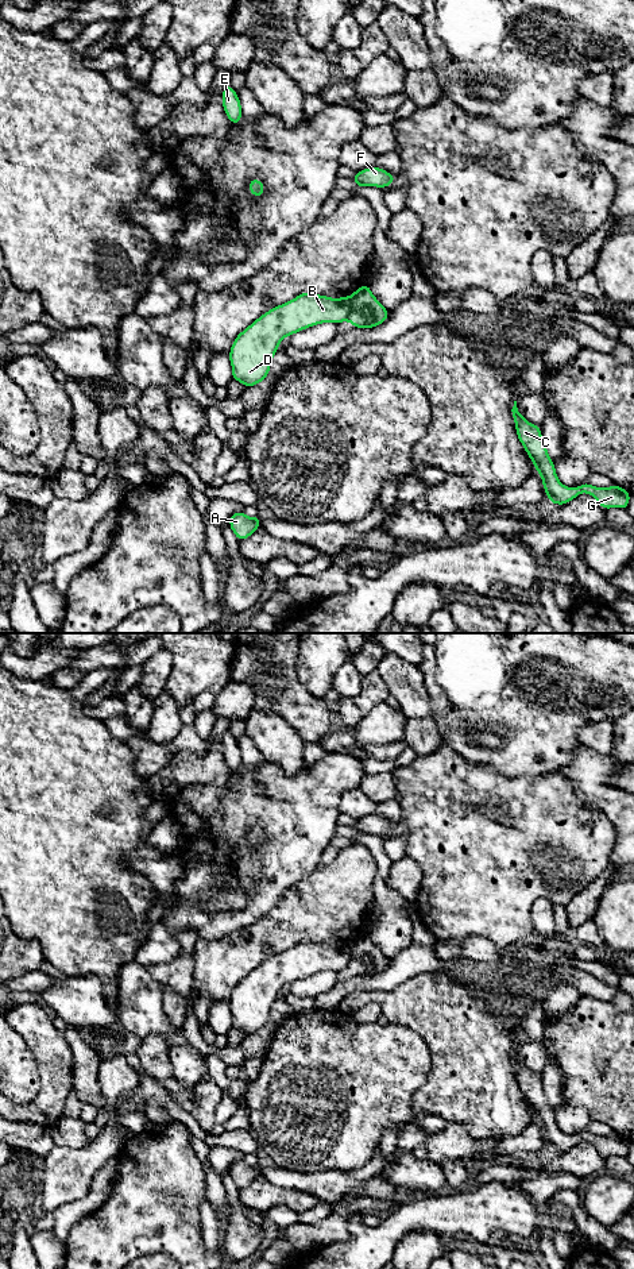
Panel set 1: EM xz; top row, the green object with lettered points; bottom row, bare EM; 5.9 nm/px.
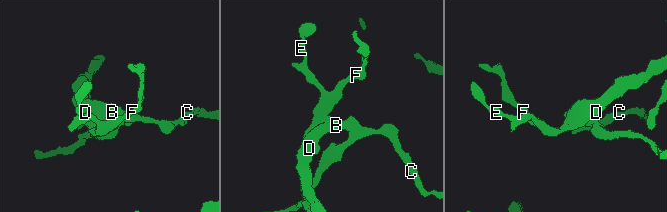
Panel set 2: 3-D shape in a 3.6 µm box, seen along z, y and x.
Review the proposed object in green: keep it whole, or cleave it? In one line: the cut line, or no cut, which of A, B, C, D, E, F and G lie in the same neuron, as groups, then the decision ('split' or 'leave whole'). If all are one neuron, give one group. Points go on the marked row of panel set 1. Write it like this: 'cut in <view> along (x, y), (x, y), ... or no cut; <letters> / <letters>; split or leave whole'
cut in xz along (348, 297), (350, 313), (344, 319); A B D E F / C G; split

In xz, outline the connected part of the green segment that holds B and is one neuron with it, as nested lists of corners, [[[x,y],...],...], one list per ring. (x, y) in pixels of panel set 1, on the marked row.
[[[309,292],[267,310],[233,340],[229,350],[232,379],[246,387],[263,382],[283,338],[321,323],[343,323],[349,312],[348,297],[330,298]]]

